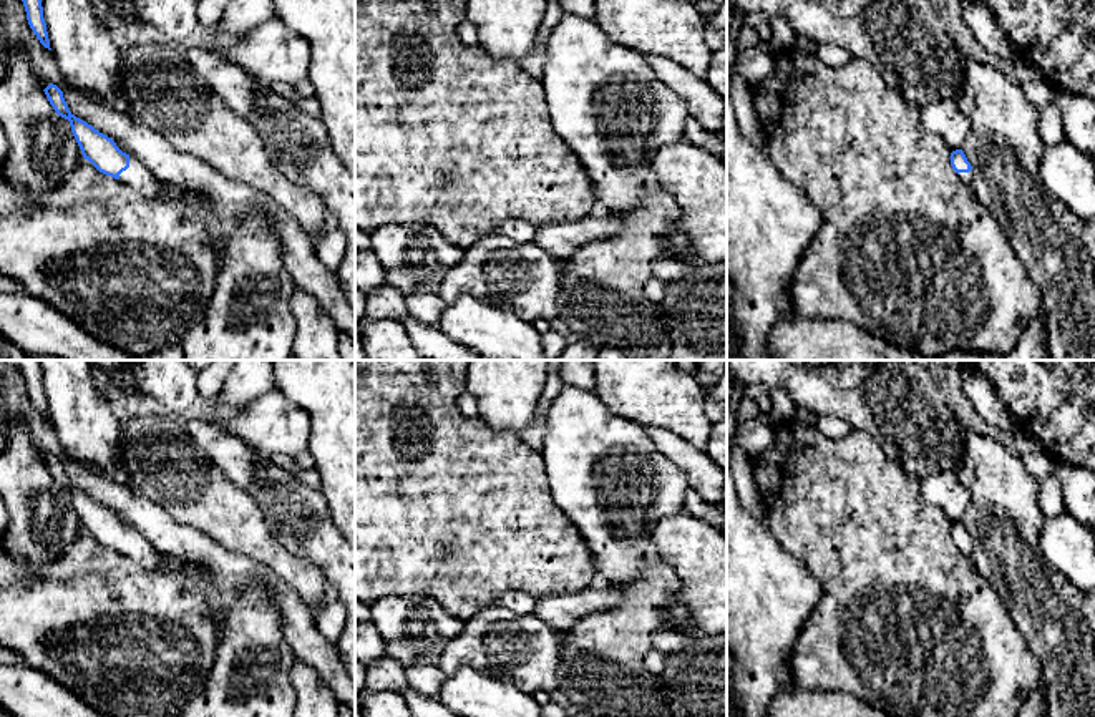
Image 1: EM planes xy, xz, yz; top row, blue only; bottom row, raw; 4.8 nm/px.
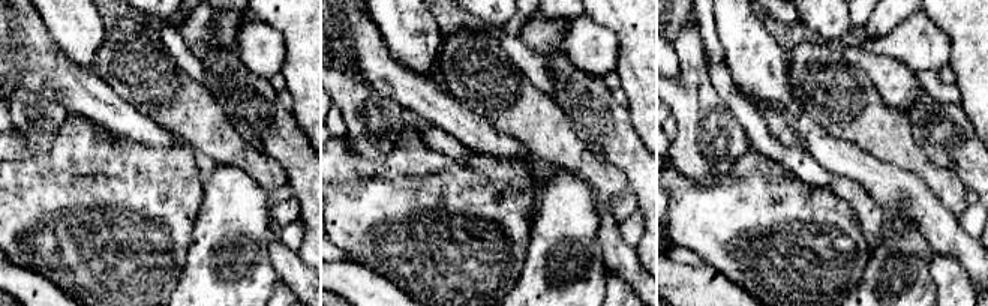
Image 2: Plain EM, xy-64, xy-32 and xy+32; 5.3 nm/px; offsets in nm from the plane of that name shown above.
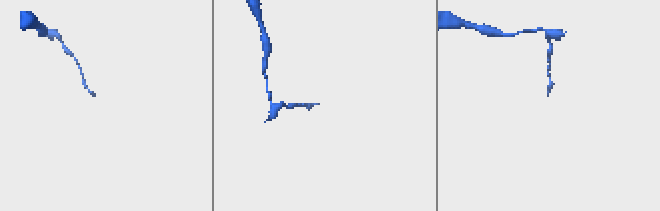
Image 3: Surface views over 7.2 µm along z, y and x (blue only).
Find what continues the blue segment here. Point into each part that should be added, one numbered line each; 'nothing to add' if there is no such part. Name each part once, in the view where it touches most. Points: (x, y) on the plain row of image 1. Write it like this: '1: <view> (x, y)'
1: xy (138, 548)

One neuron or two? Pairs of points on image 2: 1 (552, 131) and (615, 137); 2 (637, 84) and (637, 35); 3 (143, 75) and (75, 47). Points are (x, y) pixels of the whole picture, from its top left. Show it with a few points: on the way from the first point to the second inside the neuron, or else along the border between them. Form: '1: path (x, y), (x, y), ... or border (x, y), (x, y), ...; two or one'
1: border (576, 134), (589, 149); two
2: path (637, 72), (637, 47); one
3: border (107, 30), (90, 68); two

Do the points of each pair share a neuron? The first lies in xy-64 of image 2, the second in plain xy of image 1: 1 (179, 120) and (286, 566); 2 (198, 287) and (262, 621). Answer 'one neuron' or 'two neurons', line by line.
1: one neuron
2: one neuron

